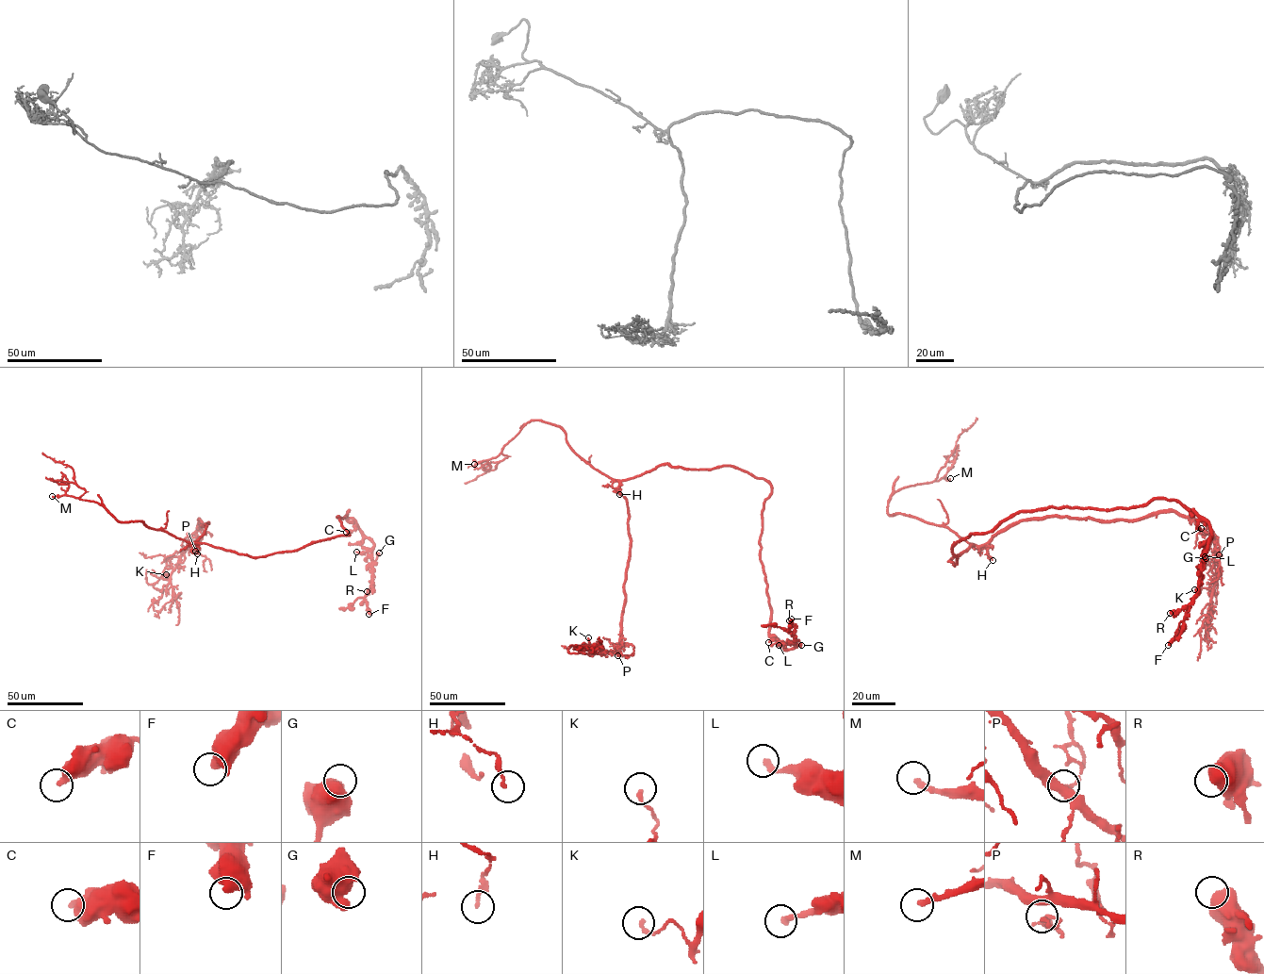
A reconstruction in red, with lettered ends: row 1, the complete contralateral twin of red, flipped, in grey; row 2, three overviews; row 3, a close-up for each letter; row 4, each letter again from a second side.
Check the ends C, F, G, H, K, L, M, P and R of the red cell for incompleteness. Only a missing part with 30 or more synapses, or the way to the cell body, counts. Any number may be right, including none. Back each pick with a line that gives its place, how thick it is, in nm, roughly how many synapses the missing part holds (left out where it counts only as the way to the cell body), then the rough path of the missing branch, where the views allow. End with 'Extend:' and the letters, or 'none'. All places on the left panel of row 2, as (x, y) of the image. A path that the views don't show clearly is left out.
Extend: none

